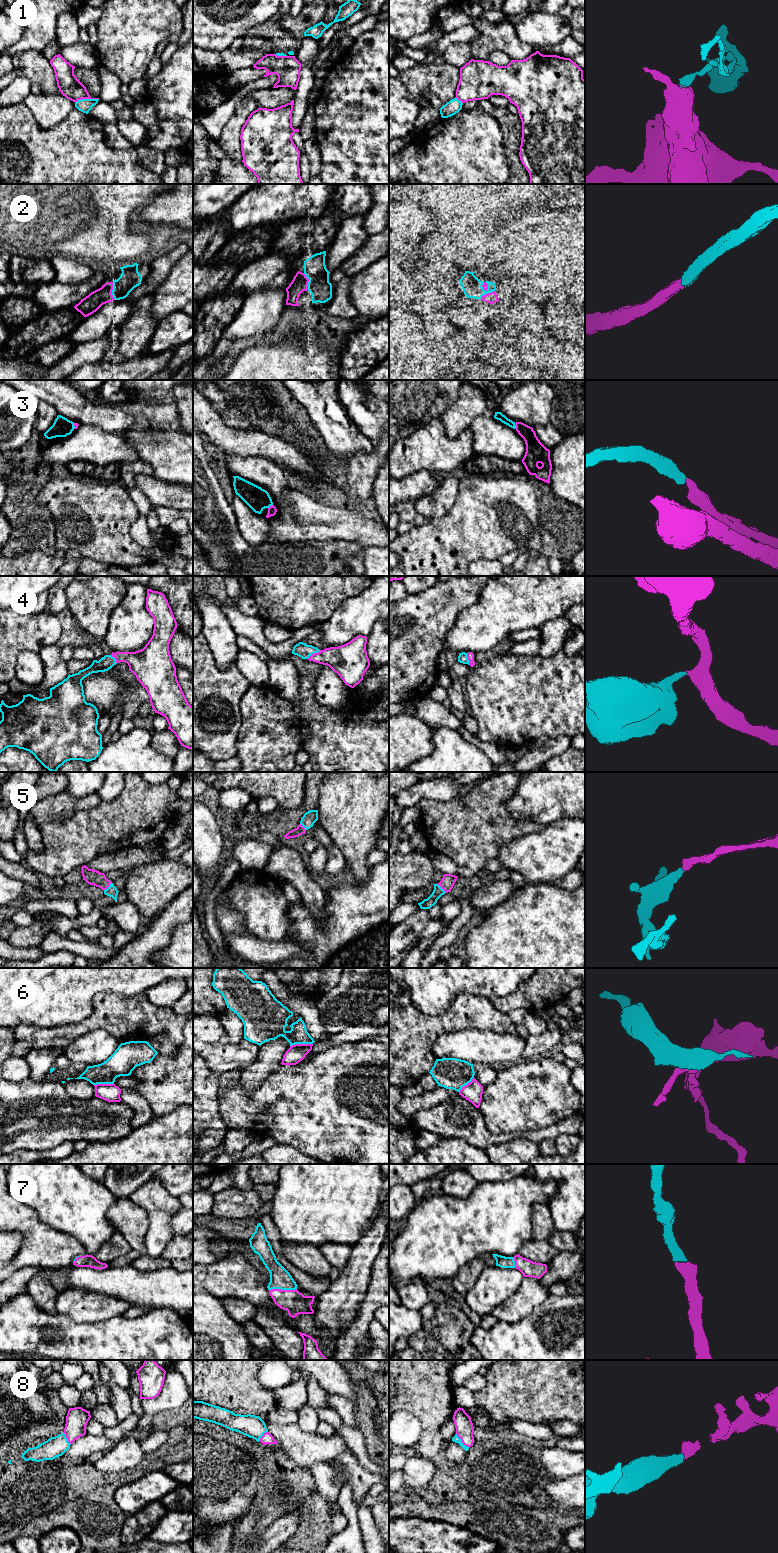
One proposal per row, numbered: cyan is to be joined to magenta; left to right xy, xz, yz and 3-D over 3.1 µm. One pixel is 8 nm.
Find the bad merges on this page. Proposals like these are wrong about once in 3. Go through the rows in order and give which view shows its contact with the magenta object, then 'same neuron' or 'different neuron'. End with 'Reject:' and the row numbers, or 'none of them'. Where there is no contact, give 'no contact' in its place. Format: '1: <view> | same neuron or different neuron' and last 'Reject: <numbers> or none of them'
1: xy | different neuron
2: xy | same neuron
3: yz | same neuron
4: xz | same neuron
5: xy | same neuron
6: xz | different neuron
7: xz | same neuron
8: yz | same neuron
Reject: 1, 6

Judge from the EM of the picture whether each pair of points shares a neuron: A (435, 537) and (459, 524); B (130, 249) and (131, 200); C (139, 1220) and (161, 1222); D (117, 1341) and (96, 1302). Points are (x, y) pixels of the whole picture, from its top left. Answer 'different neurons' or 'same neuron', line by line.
A: same neuron
B: same neuron
C: different neurons
D: different neurons

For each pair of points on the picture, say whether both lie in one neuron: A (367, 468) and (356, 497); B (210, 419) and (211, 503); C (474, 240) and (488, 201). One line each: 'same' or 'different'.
A: same
B: different
C: same

